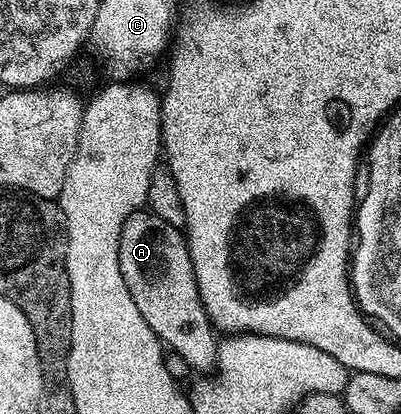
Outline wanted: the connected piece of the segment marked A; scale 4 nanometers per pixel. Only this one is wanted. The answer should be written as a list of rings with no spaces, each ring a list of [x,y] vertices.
[[[134,209],[119,233],[119,269],[131,301],[135,301],[143,321],[151,325],[162,344],[187,366],[201,371],[197,373],[212,372],[217,365],[219,342],[213,337],[215,329],[197,296],[189,245],[182,228],[163,221],[154,211]]]

